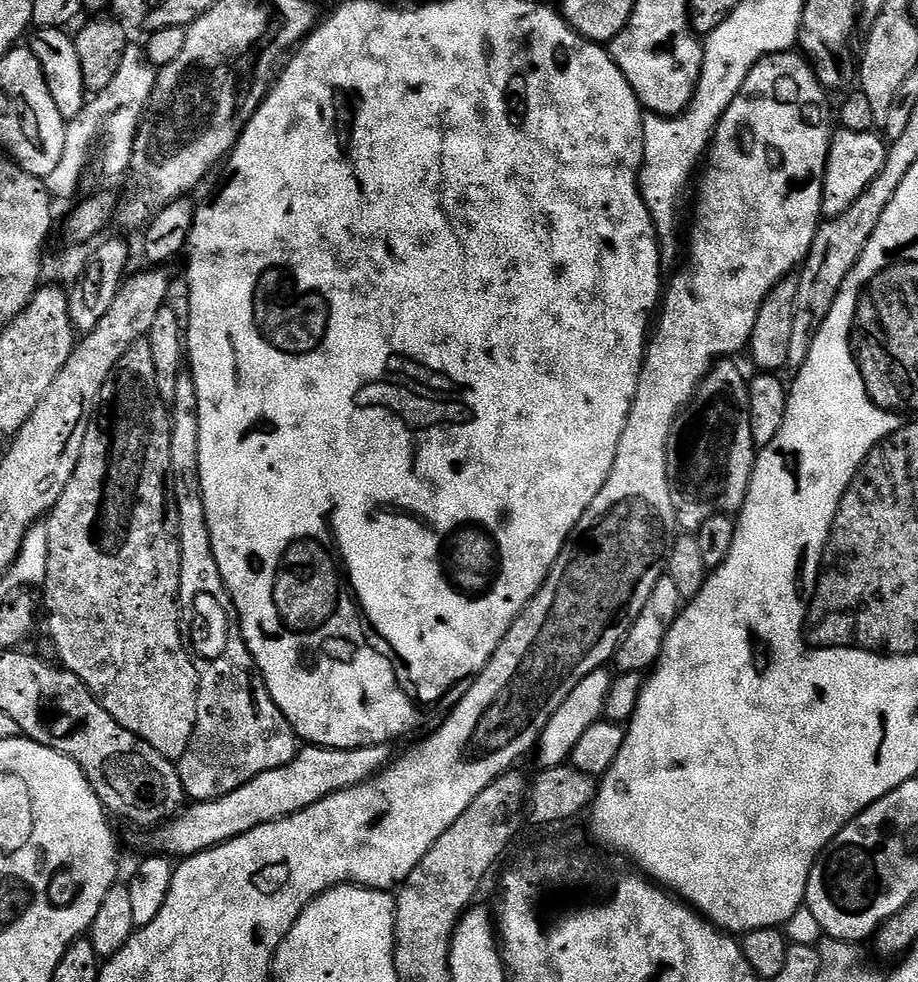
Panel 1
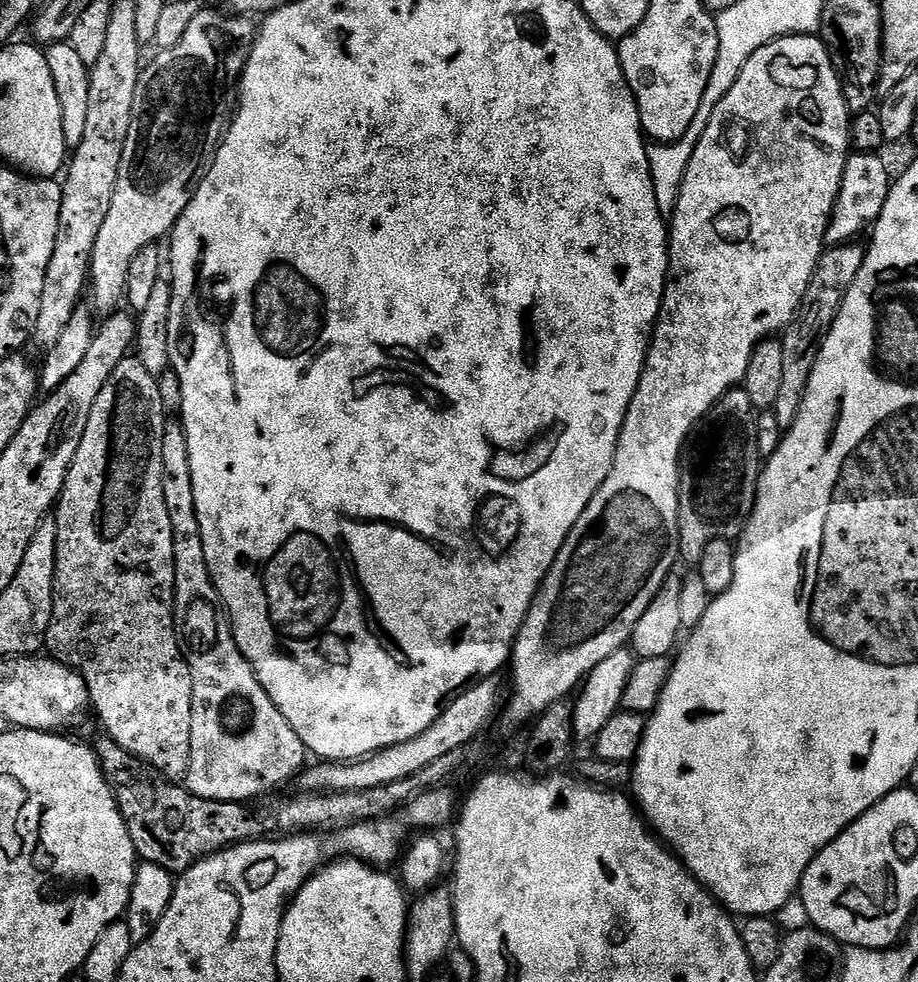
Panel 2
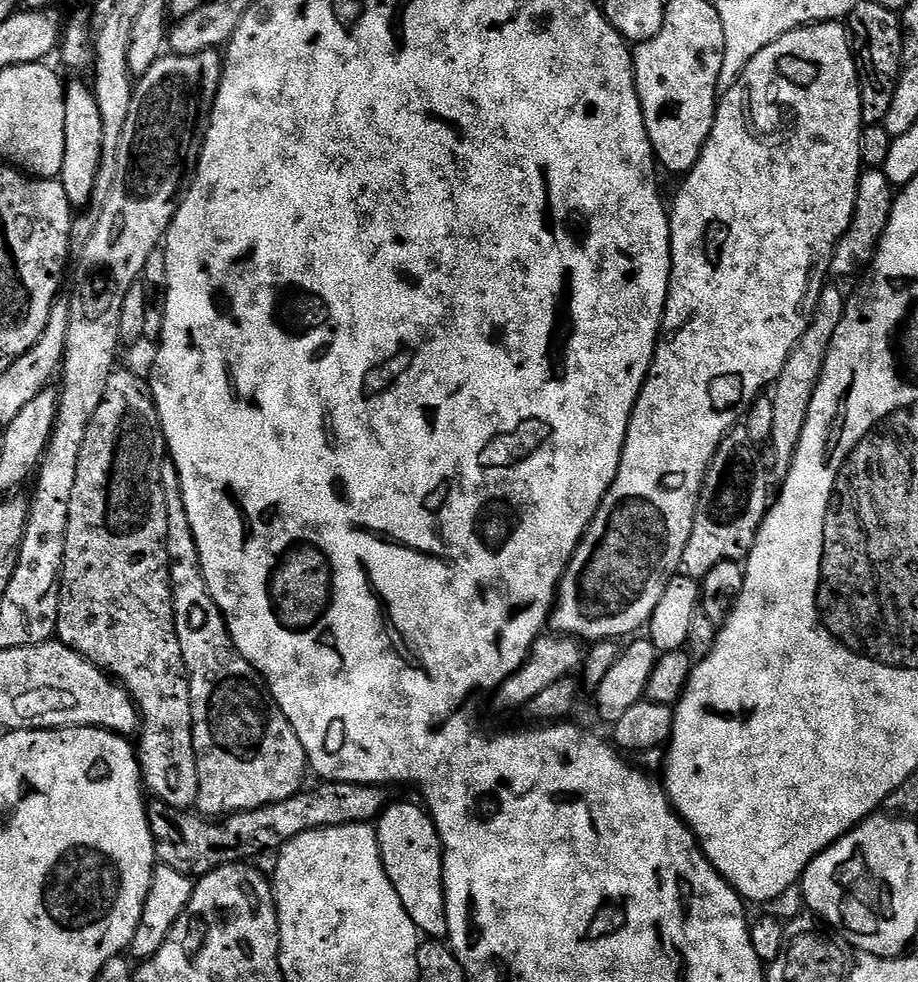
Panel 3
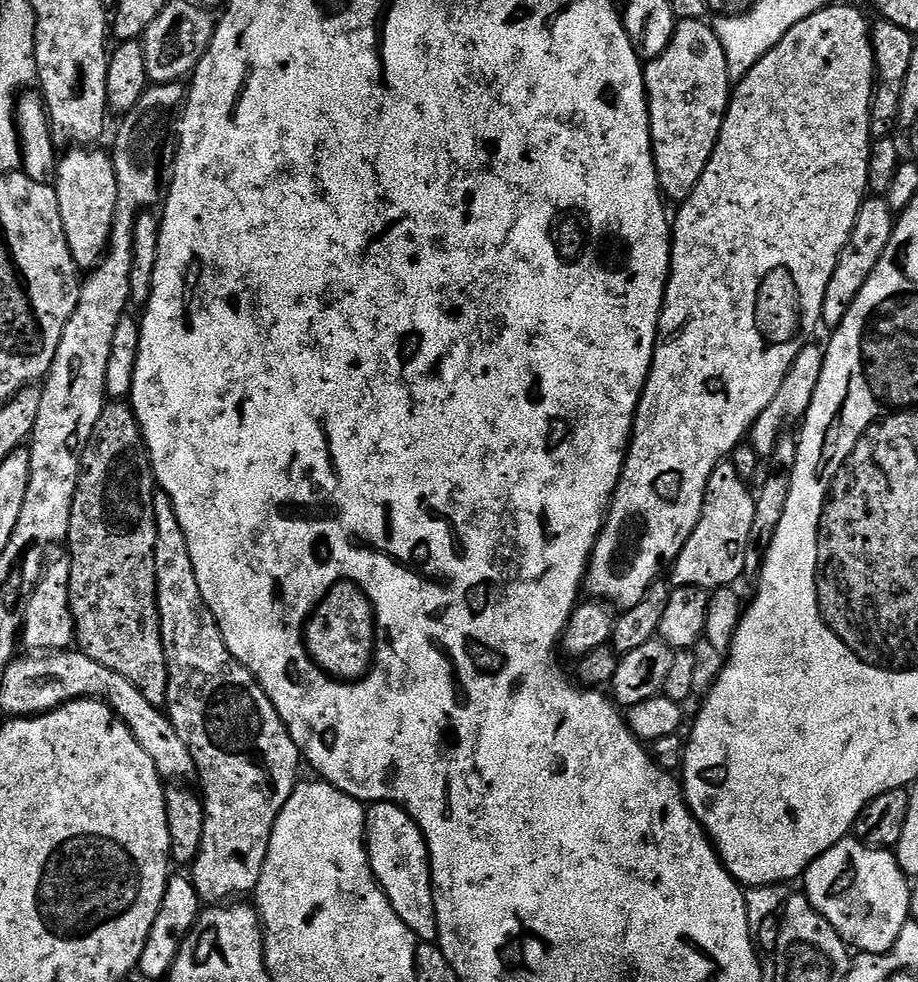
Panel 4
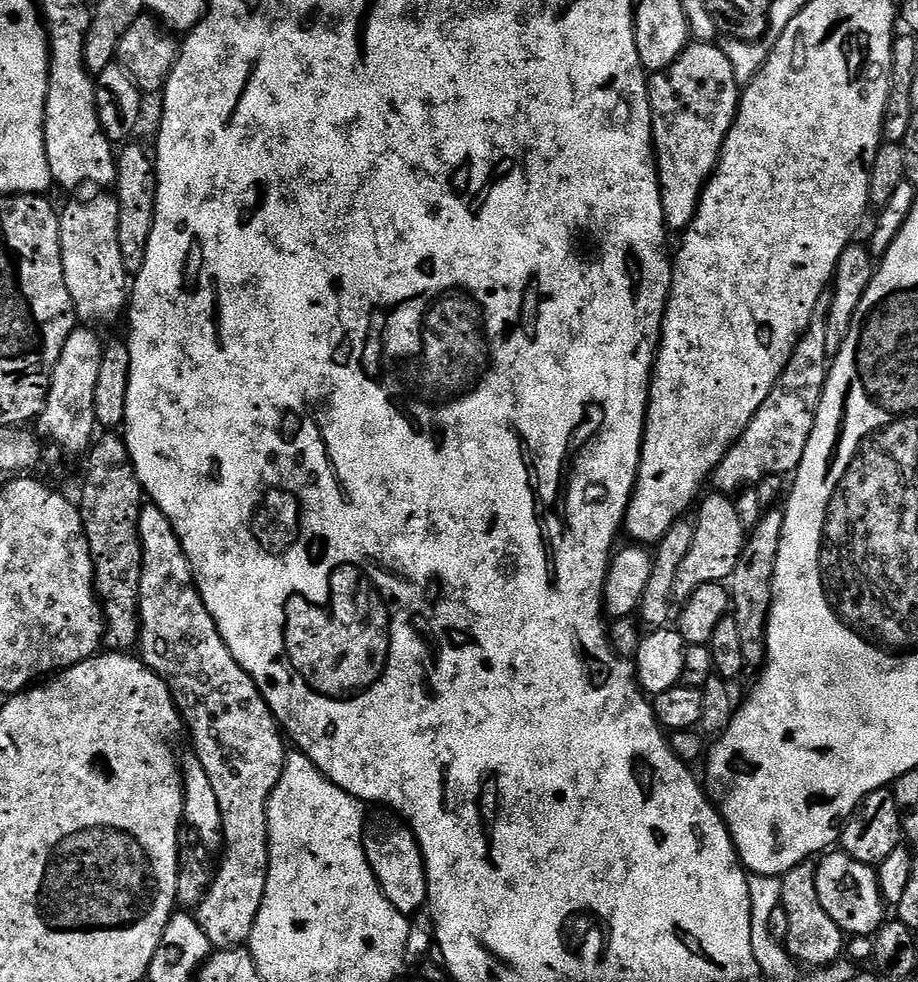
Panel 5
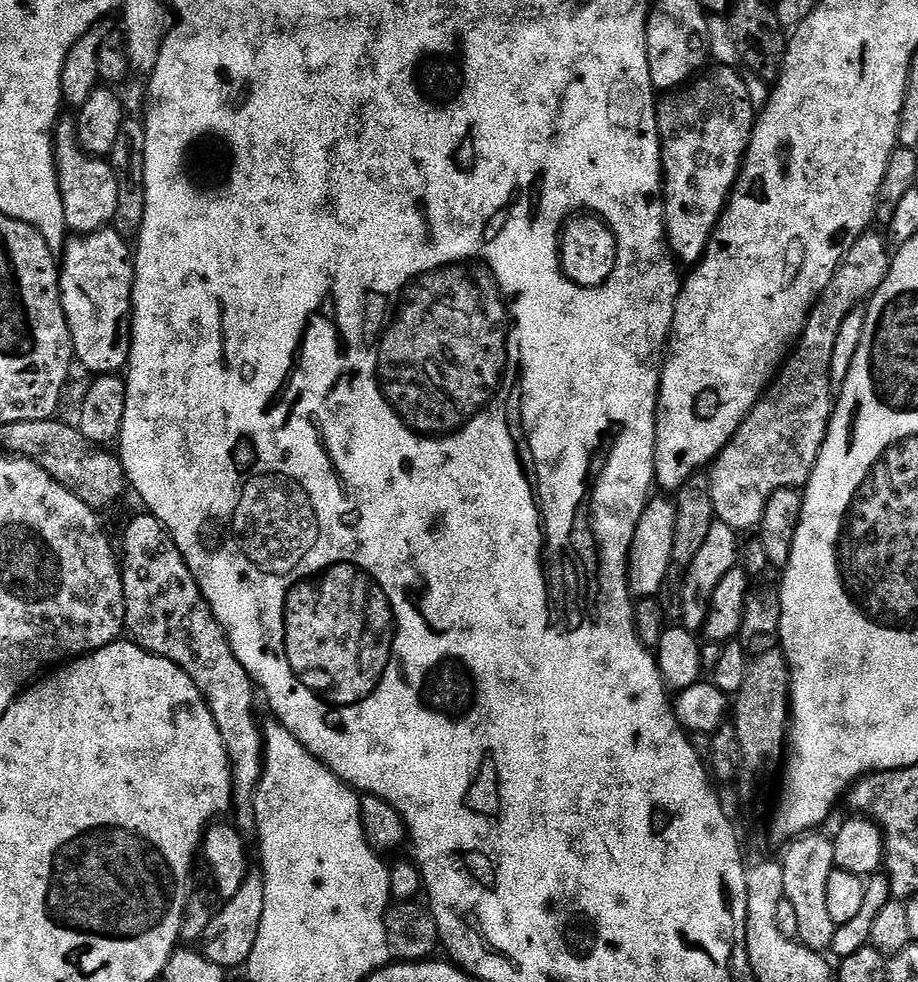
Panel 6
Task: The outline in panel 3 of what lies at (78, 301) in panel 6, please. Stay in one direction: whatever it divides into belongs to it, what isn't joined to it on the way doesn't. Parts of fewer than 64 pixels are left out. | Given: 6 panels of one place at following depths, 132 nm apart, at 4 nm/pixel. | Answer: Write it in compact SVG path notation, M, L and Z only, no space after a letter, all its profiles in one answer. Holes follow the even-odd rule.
M80 78L68 80L64 89L66 102L66 155L62 157L62 170L59 174L60 185L66 190L66 198L74 206L93 199L96 179L102 158L102 116L98 111L98 102L91 87Z

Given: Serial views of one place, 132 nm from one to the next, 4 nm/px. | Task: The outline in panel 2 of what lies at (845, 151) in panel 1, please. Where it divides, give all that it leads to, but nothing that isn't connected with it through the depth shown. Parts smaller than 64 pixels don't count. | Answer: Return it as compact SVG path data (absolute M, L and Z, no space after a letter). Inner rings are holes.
M853 151L846 162L846 170L842 174L842 186L836 199L832 216L828 220L828 229L824 235L825 245L839 246L857 239L859 232L867 233L875 225L882 214L882 206L886 206L886 198L890 194L894 183L893 173L888 173L888 164L883 160L883 155L874 152Z

